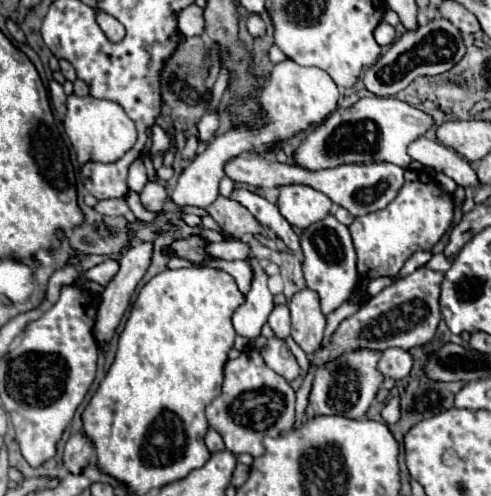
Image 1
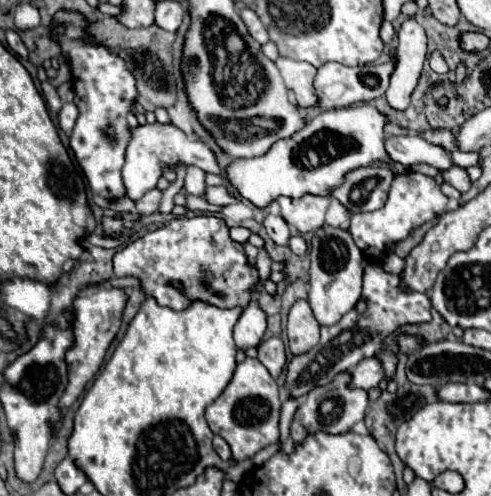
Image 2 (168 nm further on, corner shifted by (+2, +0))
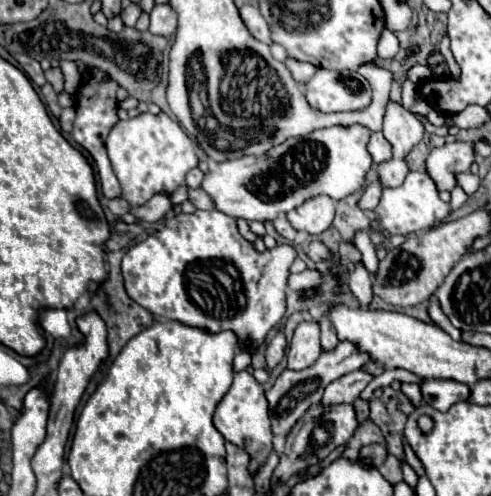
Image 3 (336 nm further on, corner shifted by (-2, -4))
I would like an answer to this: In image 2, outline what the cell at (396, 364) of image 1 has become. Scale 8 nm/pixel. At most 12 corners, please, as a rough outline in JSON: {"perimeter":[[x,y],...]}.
{"perimeter":[[378,357],[364,359],[352,371],[352,387],[372,389],[386,377]]}

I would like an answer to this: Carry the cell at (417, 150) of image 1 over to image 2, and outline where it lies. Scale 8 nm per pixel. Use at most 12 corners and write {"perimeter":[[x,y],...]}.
{"perimeter":[[418,135],[388,137],[386,151],[396,163],[428,163],[441,173],[454,167],[448,151]]}

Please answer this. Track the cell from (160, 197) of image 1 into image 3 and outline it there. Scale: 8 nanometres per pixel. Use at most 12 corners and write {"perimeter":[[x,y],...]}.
{"perimeter":[[154,195],[138,207],[140,221],[154,223],[172,209],[166,195]]}

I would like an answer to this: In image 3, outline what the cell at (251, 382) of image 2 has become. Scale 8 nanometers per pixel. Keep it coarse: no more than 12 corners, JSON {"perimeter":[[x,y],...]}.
{"perimeter":[[234,375],[214,413],[224,439],[252,455],[252,473],[272,451],[266,389]]}

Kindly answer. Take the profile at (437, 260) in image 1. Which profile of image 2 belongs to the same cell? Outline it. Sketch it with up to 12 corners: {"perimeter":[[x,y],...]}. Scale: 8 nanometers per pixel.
{"perimeter":[[388,252],[382,267],[398,275],[405,268],[405,261]]}

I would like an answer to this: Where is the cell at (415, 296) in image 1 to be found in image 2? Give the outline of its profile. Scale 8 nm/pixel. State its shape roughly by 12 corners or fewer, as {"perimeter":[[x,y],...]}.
{"perimeter":[[378,263],[366,267],[364,313],[322,327],[292,357],[286,387],[302,397],[378,355],[402,325],[432,319],[430,297]]}

